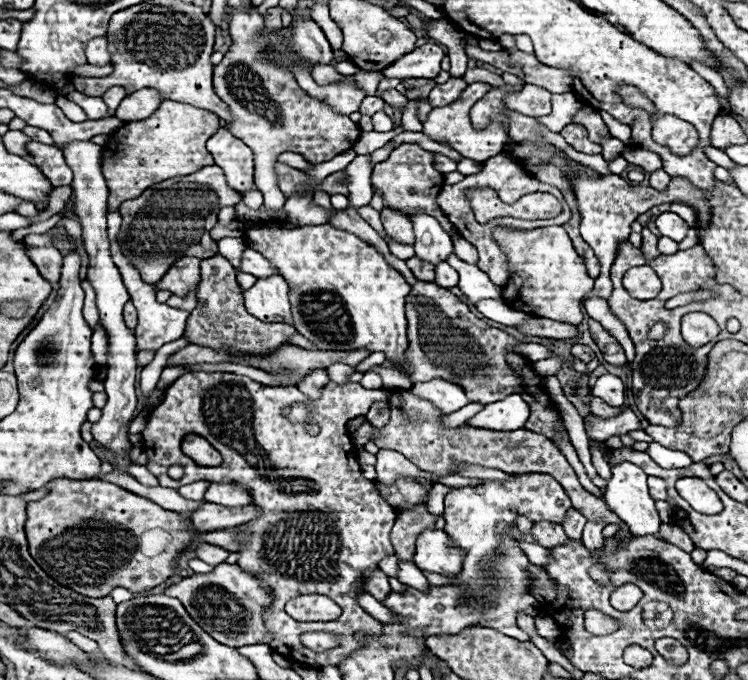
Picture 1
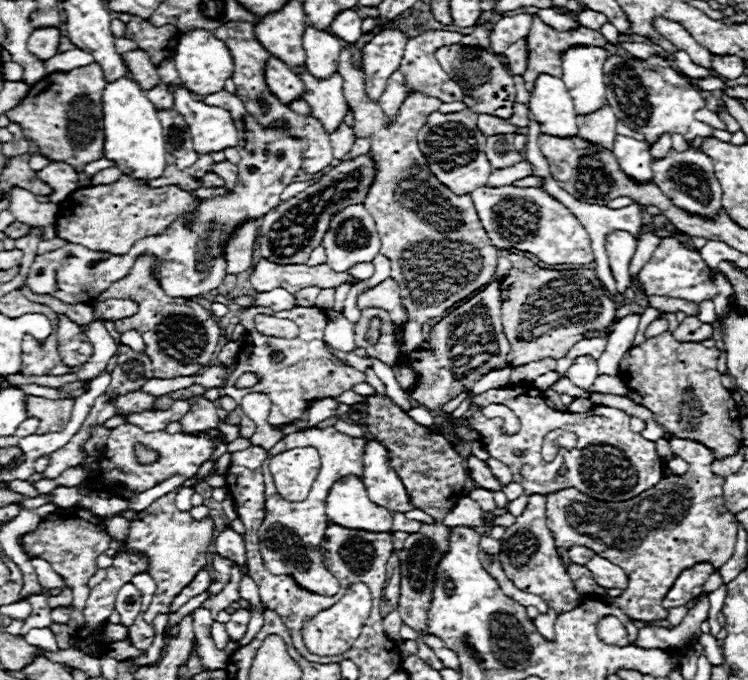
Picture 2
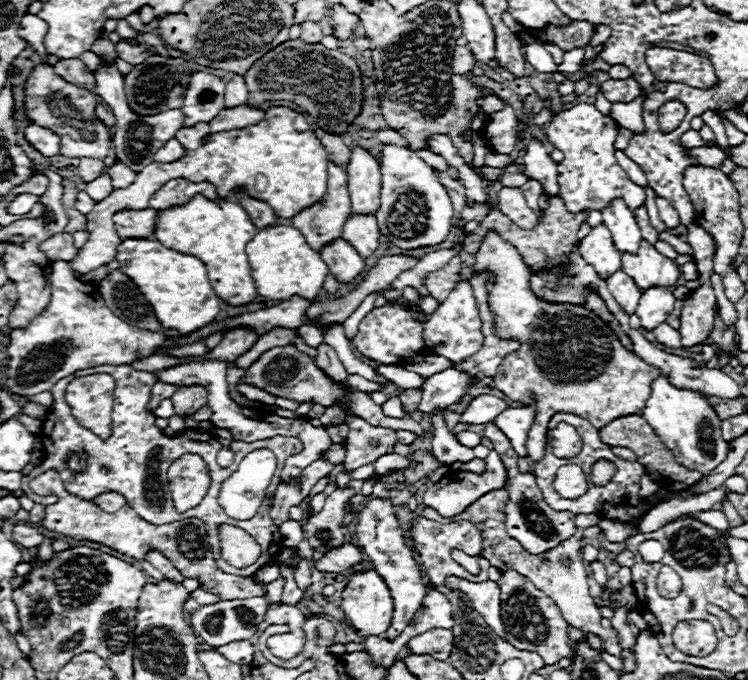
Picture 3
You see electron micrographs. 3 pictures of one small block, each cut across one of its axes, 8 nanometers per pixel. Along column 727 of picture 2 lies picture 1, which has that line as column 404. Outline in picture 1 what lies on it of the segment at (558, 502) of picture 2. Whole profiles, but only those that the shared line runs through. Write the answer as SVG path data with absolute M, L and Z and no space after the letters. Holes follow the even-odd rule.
M420 502L408 510L398 510L396 514L398 516L396 516L396 524L390 532L390 542L396 550L398 560L410 562L416 552L416 538L424 530L434 530L438 516L434 516L426 510L426 502Z

